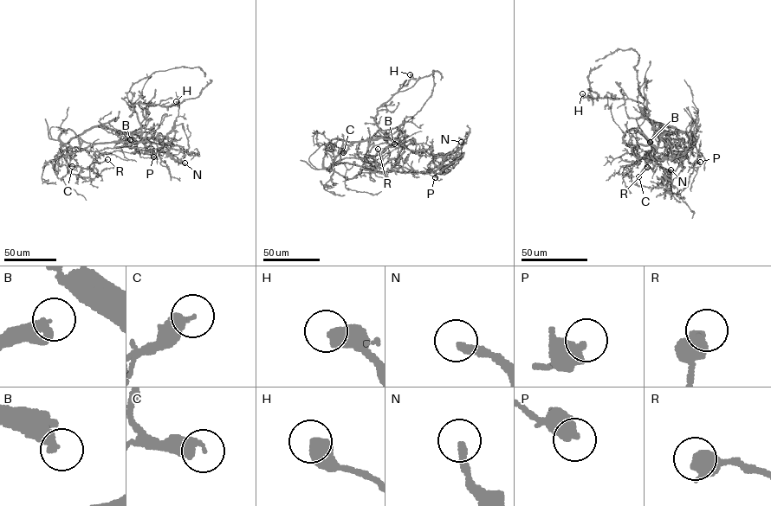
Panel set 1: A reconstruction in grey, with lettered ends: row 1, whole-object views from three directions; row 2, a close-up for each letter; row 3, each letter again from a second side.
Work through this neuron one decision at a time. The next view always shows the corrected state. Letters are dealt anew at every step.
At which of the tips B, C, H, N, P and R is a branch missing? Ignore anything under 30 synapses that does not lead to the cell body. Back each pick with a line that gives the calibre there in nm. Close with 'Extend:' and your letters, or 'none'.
Extend: none

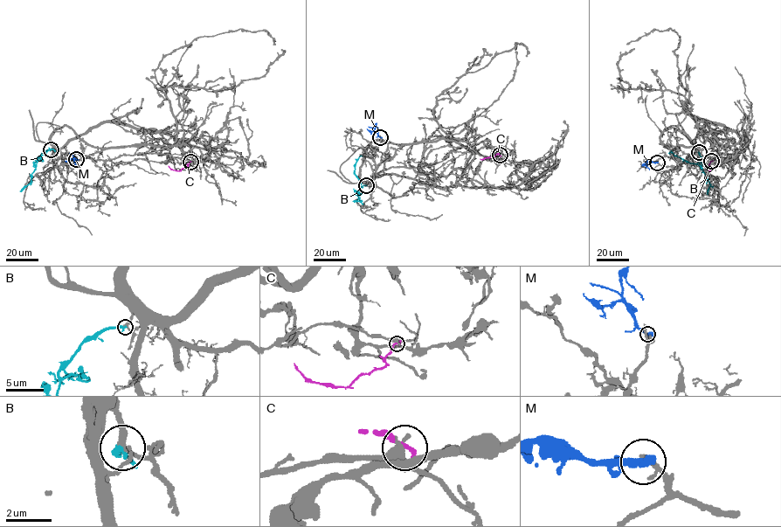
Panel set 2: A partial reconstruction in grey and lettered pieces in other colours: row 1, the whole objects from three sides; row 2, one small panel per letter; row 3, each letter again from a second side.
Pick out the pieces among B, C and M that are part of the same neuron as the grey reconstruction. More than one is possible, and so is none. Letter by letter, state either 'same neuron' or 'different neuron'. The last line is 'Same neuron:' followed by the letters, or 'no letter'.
B: same neuron
C: different neuron
M: different neuron
Same neuron: B

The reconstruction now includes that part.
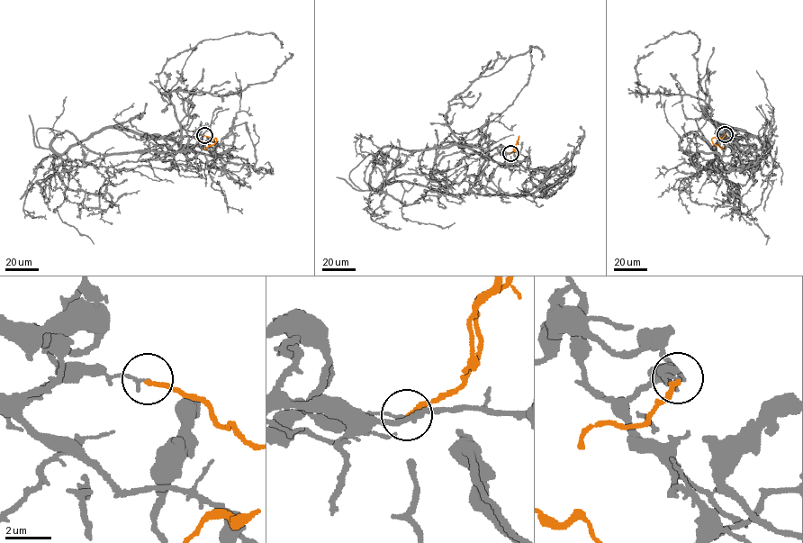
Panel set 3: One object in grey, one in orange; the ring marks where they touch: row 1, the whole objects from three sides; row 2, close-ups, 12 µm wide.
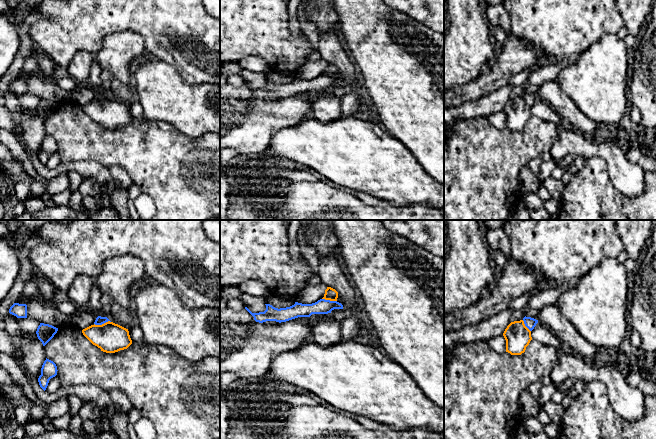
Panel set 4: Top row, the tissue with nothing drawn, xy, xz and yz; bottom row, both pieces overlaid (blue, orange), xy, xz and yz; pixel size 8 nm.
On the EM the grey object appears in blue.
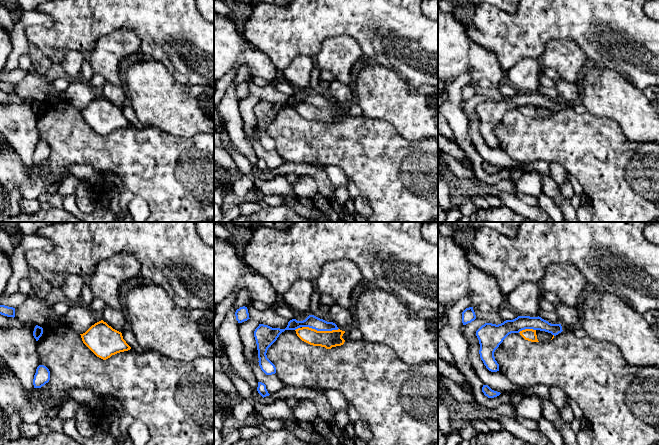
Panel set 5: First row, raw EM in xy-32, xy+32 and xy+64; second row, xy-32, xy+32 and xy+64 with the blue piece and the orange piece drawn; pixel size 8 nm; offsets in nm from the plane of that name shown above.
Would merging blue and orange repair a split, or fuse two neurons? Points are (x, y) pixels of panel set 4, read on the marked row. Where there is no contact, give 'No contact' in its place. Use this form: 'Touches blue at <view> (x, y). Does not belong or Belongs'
Touches blue at xy (102, 323). Does not belong

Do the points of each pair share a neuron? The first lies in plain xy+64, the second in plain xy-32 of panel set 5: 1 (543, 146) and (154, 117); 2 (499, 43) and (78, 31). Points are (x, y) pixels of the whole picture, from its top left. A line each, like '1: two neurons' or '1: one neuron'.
1: two neurons
2: one neuron

